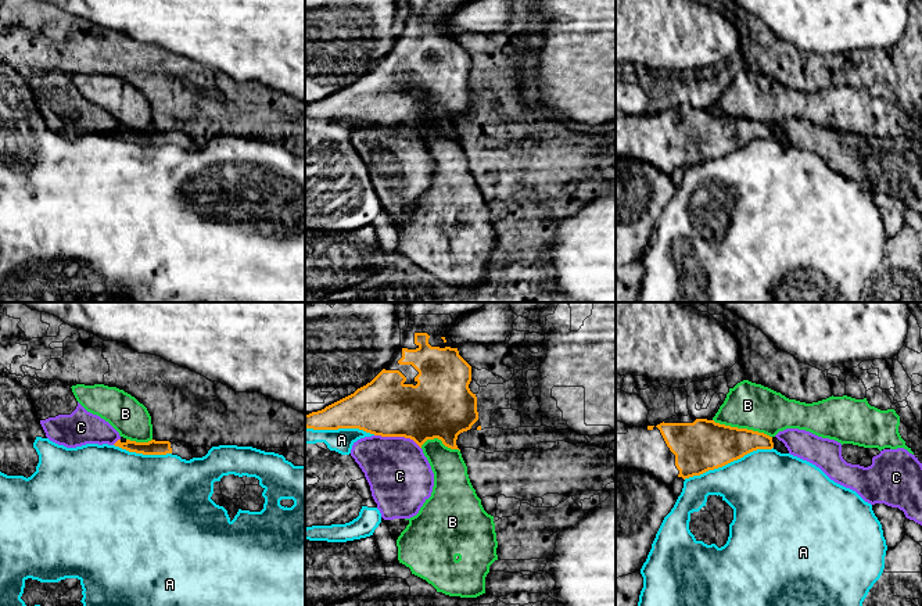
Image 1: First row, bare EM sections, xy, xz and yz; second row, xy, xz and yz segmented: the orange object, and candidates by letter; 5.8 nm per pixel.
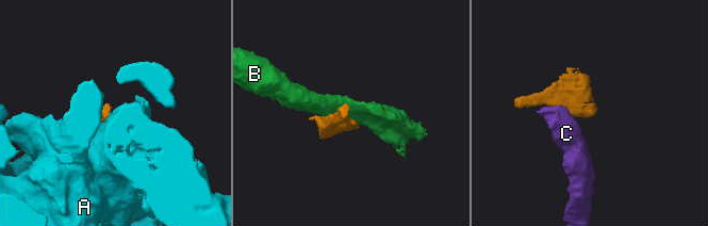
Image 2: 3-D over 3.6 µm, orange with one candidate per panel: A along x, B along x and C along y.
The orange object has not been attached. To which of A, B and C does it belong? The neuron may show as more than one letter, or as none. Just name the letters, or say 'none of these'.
none of these

